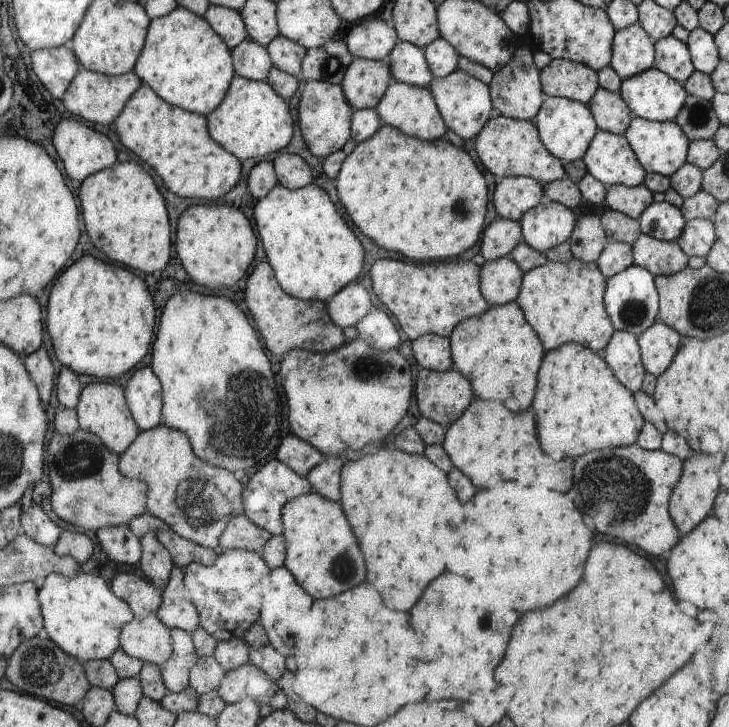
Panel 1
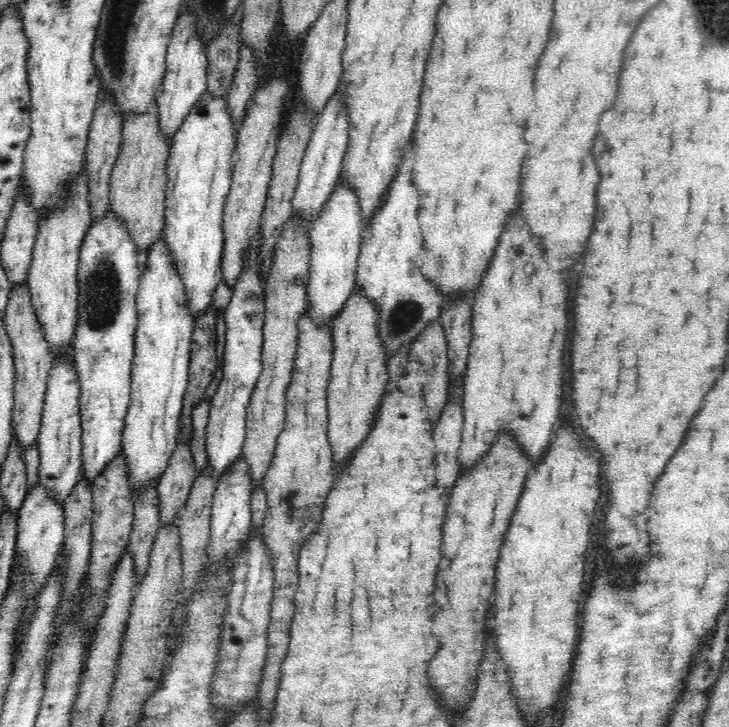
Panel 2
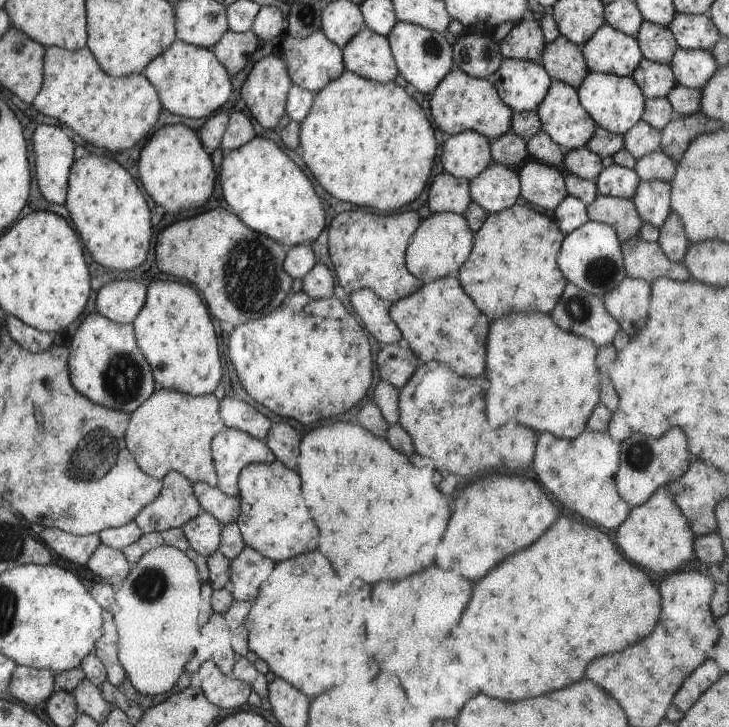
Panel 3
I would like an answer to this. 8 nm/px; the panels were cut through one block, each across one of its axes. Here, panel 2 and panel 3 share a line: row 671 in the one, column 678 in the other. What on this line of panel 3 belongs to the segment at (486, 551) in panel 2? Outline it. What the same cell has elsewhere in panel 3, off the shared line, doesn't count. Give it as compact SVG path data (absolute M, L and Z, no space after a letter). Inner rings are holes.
M668 430L668 434L649 437L639 432L632 432L626 440L620 442L620 465L616 472L615 481L618 494L628 498L632 507L640 506L660 489L670 482L680 478L691 466L692 456L688 454L688 440L684 430Z

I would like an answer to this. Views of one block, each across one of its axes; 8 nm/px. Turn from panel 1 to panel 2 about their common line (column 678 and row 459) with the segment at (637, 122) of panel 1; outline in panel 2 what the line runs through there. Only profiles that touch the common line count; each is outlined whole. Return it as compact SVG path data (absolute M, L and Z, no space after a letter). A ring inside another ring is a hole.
M162 232L153 242L153 248L146 262L146 270L139 281L135 303L138 307L138 322L131 370L131 396L121 445L128 486L136 501L143 493L156 489L161 483L161 476L164 475L169 459L176 450L177 436L181 432L180 416L183 398L189 383L190 344L192 344L193 328L196 326L194 317L190 313L186 289Z

